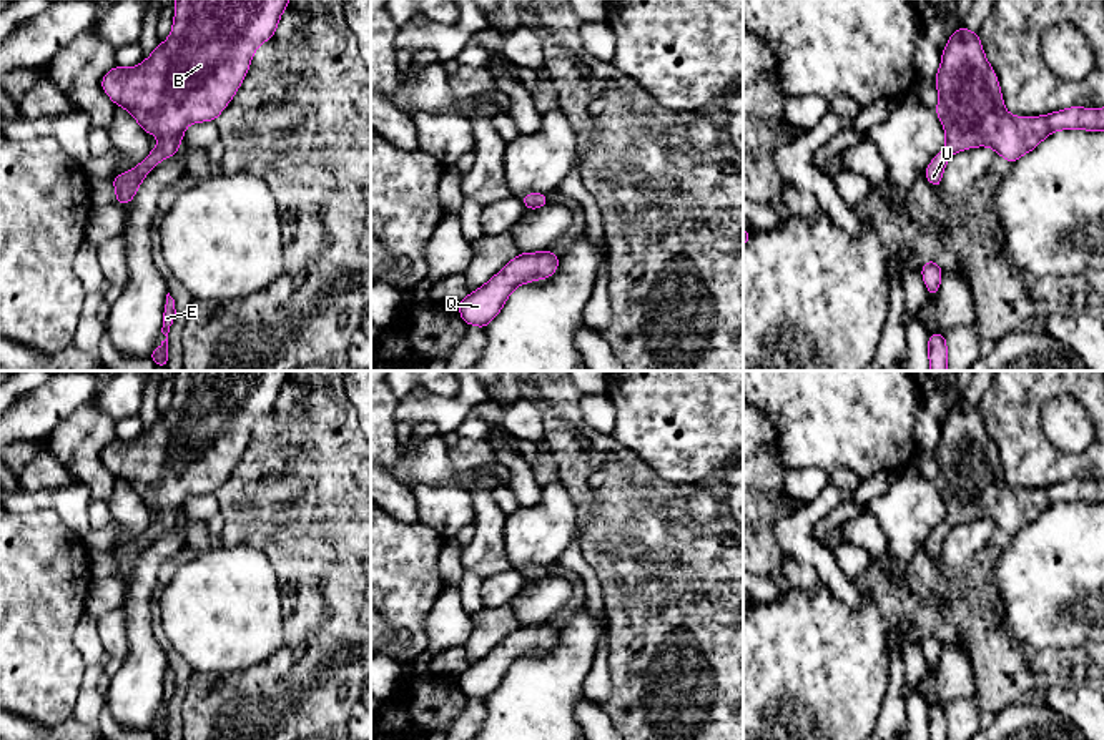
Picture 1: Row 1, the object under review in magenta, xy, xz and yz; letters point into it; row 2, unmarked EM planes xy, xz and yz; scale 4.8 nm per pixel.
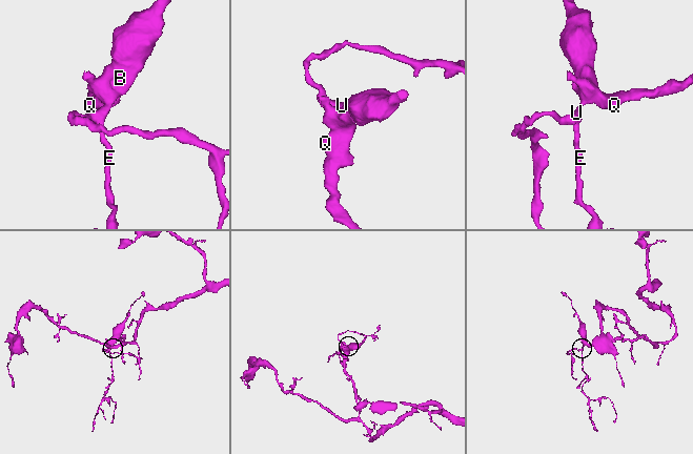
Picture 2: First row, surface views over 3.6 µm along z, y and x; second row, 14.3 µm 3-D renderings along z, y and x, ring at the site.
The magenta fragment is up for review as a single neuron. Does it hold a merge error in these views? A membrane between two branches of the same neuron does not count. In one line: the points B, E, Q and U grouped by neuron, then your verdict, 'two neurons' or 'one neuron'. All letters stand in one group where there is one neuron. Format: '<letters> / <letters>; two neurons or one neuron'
B E Q U; one neuron

